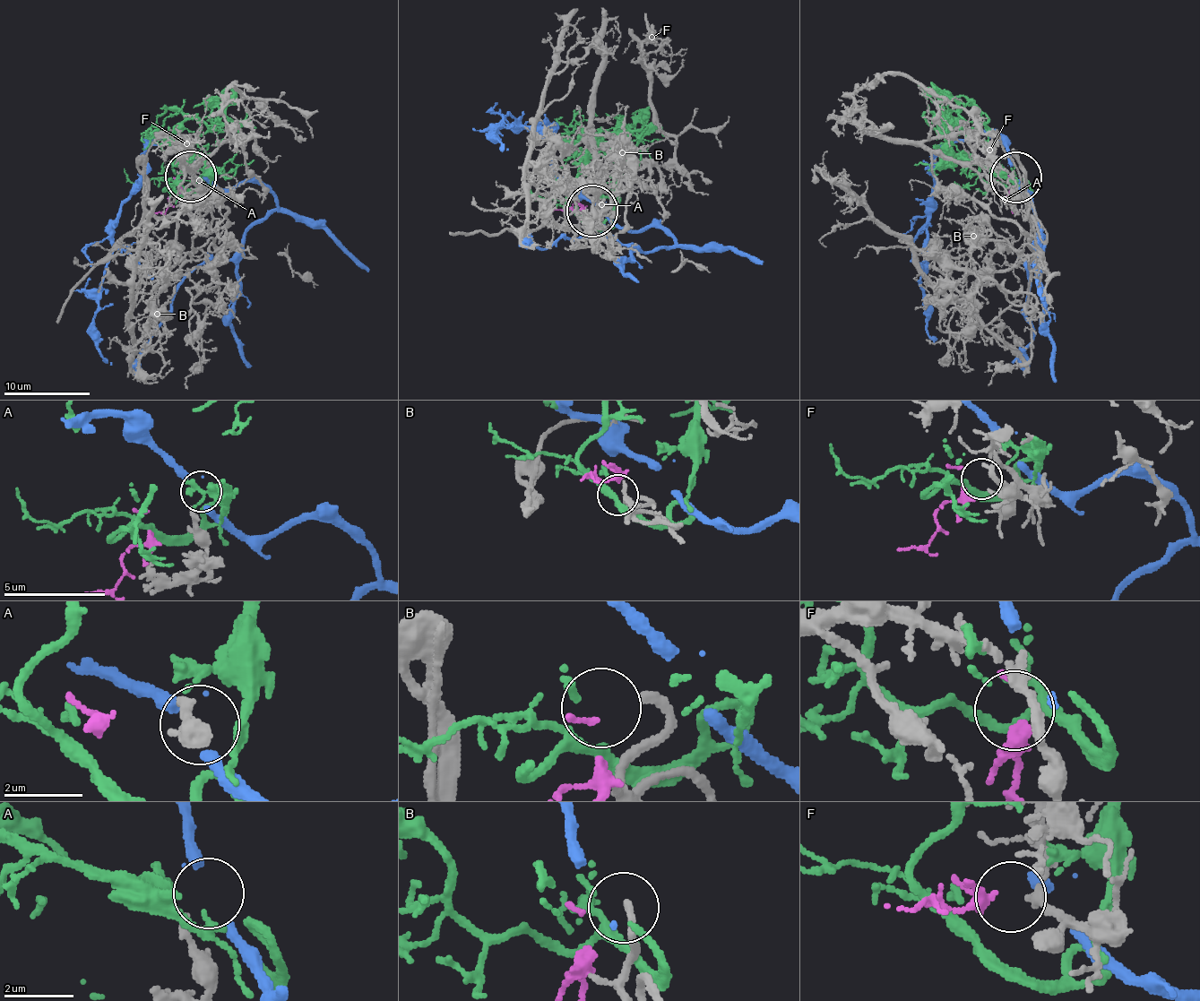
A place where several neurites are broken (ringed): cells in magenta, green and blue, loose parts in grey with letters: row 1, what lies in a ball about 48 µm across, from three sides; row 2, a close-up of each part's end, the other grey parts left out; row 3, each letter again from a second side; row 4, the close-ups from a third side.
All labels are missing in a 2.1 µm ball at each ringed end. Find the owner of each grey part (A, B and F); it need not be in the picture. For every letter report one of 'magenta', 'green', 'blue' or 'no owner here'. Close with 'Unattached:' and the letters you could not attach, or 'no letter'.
A: no owner here
B: green
F: magenta
Unattached: A

